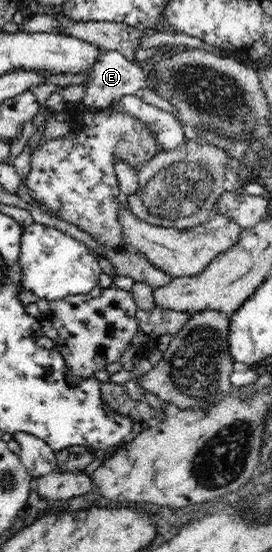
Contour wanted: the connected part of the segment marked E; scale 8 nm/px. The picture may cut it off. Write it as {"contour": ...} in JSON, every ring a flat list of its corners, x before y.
{"contour":[[116,50,102,51,97,57,96,63,84,73,74,73,72,75,83,74,85,79,79,83,85,91,83,99,84,106,89,109,110,108,112,102,122,99,128,94,138,94,141,88,149,87,149,78,145,67,135,60,127,60]]}

